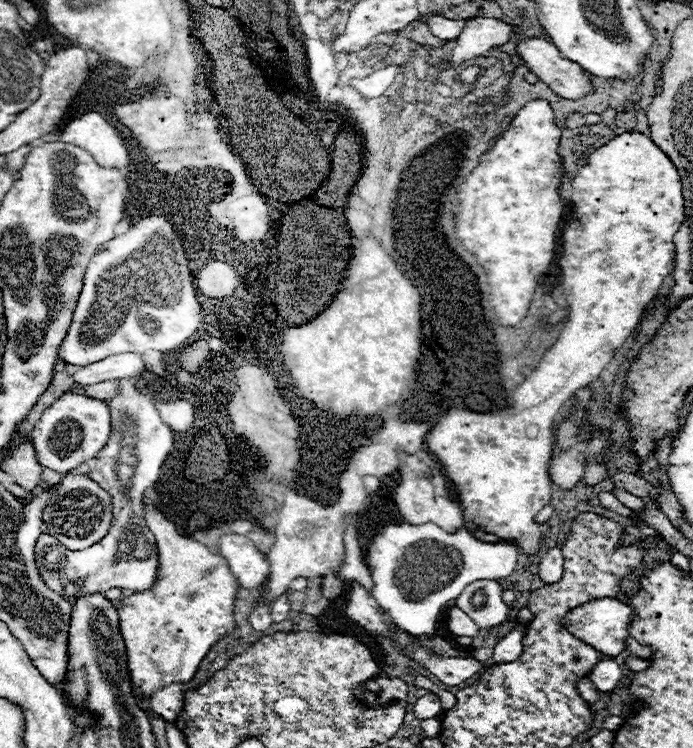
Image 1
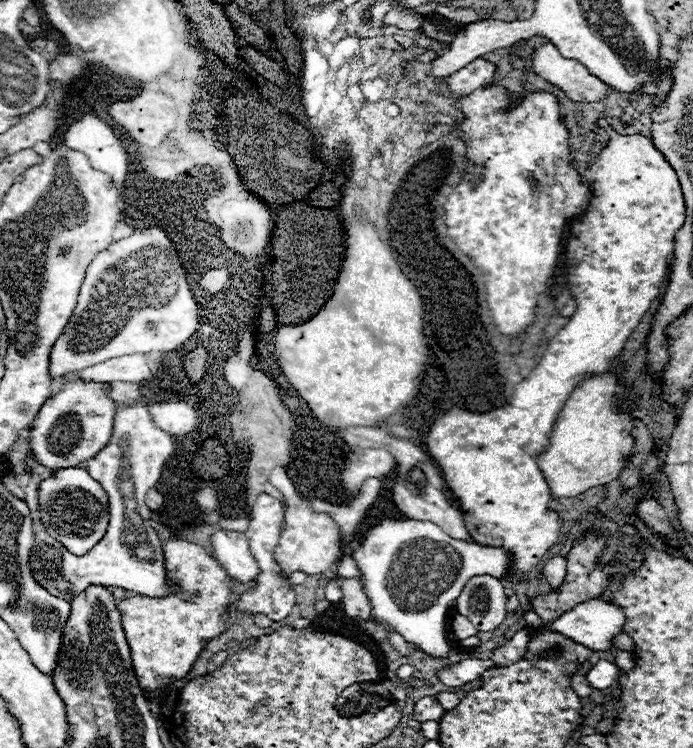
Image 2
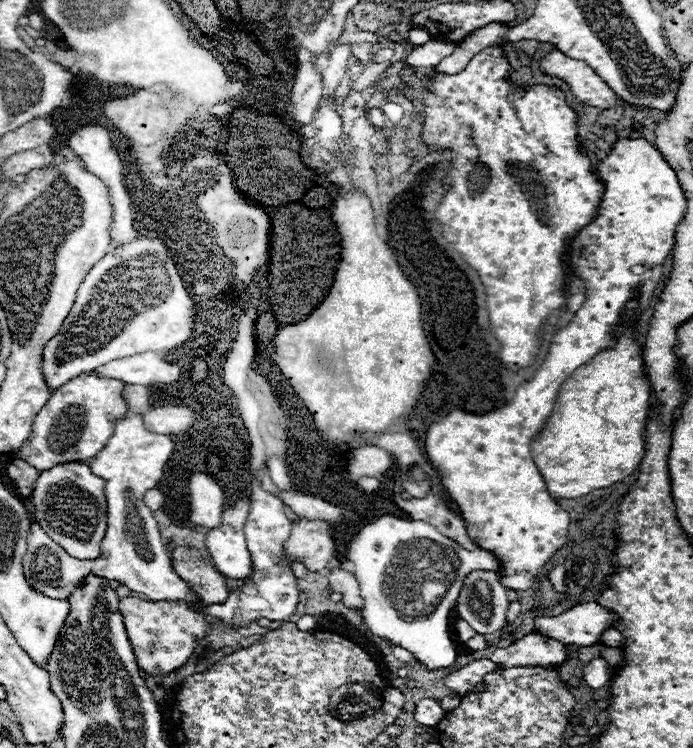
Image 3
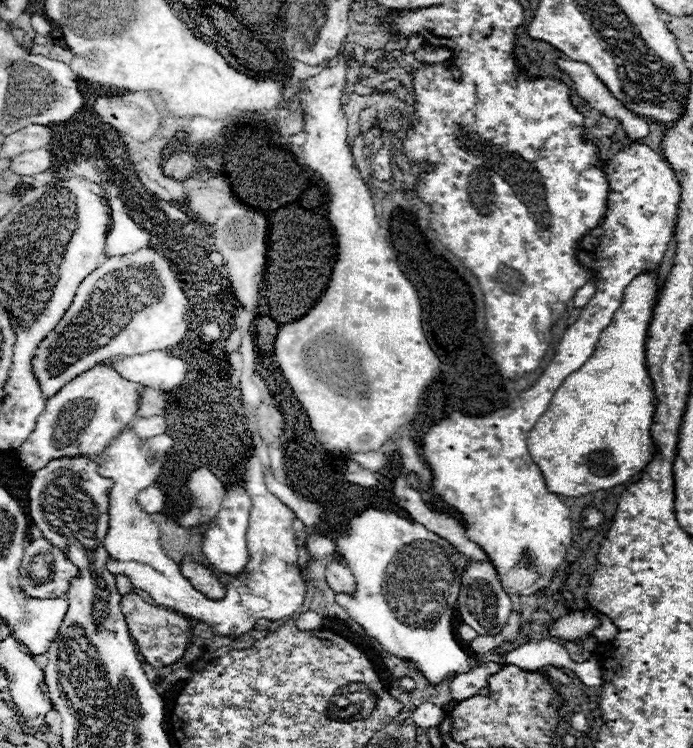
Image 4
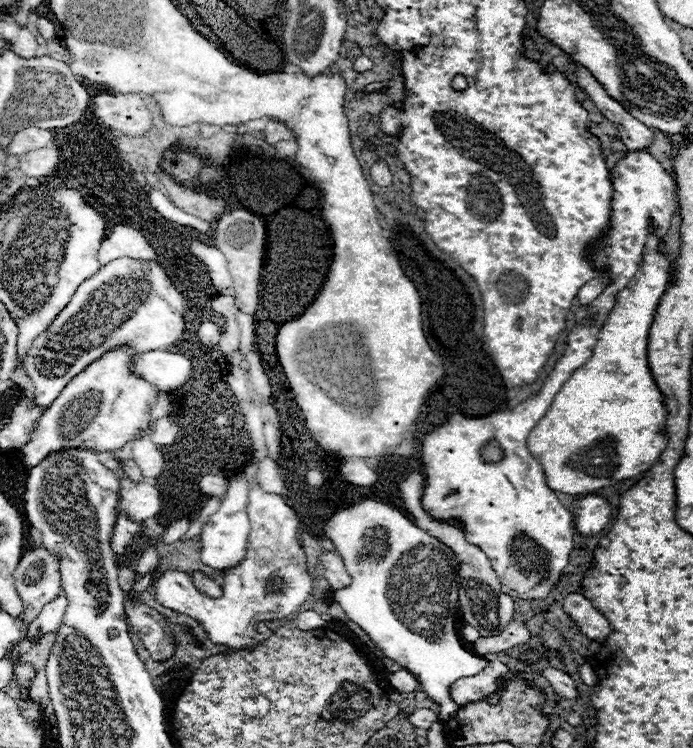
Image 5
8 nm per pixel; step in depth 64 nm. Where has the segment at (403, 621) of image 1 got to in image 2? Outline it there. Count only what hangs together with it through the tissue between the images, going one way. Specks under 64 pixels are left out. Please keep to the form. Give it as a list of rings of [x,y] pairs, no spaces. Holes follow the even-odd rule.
[[[382,520],[366,532],[364,542],[352,556],[358,564],[374,622],[398,632],[406,642],[432,658],[448,658],[450,654],[446,614],[464,584],[480,574],[502,578],[510,566],[510,556],[502,548],[454,540],[432,522],[420,520]],[[428,582],[436,586],[426,586]]]

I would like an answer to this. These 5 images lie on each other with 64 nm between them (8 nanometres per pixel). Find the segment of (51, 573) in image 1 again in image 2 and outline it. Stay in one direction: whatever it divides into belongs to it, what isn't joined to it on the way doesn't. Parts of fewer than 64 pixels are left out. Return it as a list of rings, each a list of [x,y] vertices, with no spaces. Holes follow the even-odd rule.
[[[120,406],[116,410],[116,418],[114,418],[114,432],[110,442],[100,450],[100,454],[94,460],[86,462],[86,468],[90,470],[90,476],[96,478],[102,488],[108,494],[108,504],[110,504],[110,524],[108,524],[108,532],[106,536],[92,548],[90,554],[86,556],[74,556],[70,554],[60,542],[52,542],[54,538],[46,538],[46,532],[40,530],[36,532],[36,542],[34,542],[34,550],[30,554],[30,570],[34,574],[34,580],[48,590],[50,594],[56,594],[62,600],[72,602],[72,598],[80,592],[84,592],[90,584],[102,584],[106,588],[110,586],[118,586],[124,590],[134,590],[138,594],[144,596],[166,596],[170,592],[176,592],[178,586],[174,582],[168,582],[166,576],[166,568],[164,568],[164,552],[162,552],[162,542],[152,526],[152,510],[146,506],[144,496],[146,492],[156,486],[156,482],[162,476],[162,468],[166,464],[166,460],[174,454],[174,438],[166,432],[162,432],[160,428],[156,428],[152,424],[152,418],[148,414],[148,408],[144,406]]]

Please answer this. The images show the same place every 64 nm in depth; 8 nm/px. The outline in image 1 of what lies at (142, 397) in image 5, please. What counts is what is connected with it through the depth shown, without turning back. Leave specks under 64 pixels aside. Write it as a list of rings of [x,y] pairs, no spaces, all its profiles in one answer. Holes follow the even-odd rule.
[[[64,392],[48,406],[30,432],[36,460],[56,472],[70,472],[82,462],[94,458],[110,438],[110,406],[104,400],[84,396],[80,392]]]

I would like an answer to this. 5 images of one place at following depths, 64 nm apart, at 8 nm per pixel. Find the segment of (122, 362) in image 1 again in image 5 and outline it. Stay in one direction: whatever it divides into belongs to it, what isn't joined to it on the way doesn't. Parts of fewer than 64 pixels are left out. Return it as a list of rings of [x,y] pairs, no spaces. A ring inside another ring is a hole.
[[[152,350],[136,356],[134,372],[160,390],[174,390],[188,380],[192,362],[186,356],[170,350]]]

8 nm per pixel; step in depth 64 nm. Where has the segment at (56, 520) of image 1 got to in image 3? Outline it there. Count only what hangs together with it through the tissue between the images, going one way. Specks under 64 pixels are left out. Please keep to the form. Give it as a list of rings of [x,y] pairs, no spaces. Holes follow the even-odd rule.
[[[66,462],[50,470],[44,470],[32,492],[34,516],[40,528],[54,538],[70,556],[78,560],[94,560],[100,556],[100,542],[106,534],[108,520],[106,516],[106,482],[92,474],[90,466],[84,462]],[[62,506],[62,508],[58,508]]]

